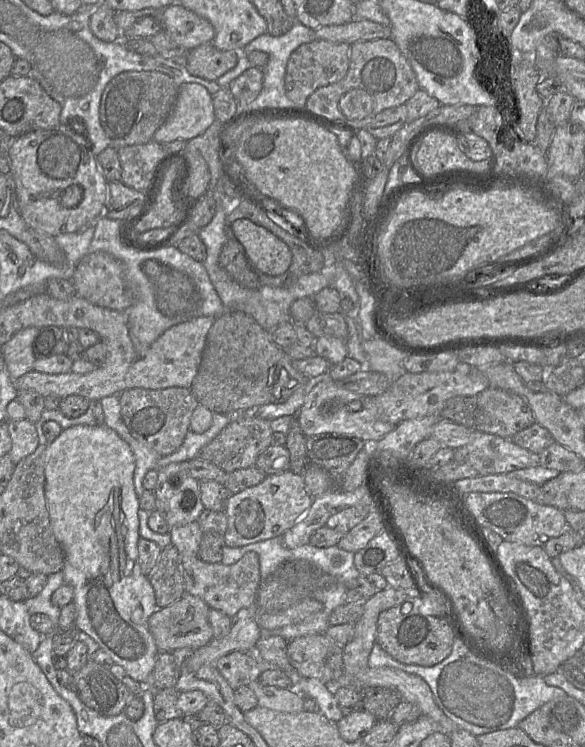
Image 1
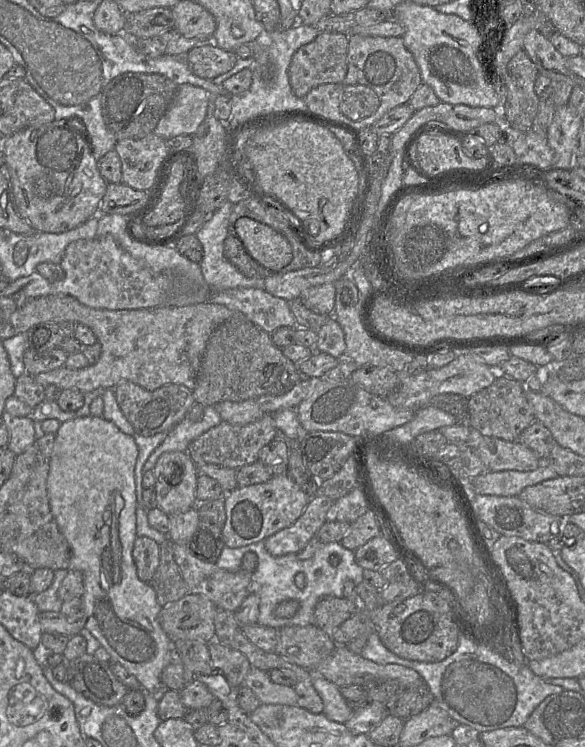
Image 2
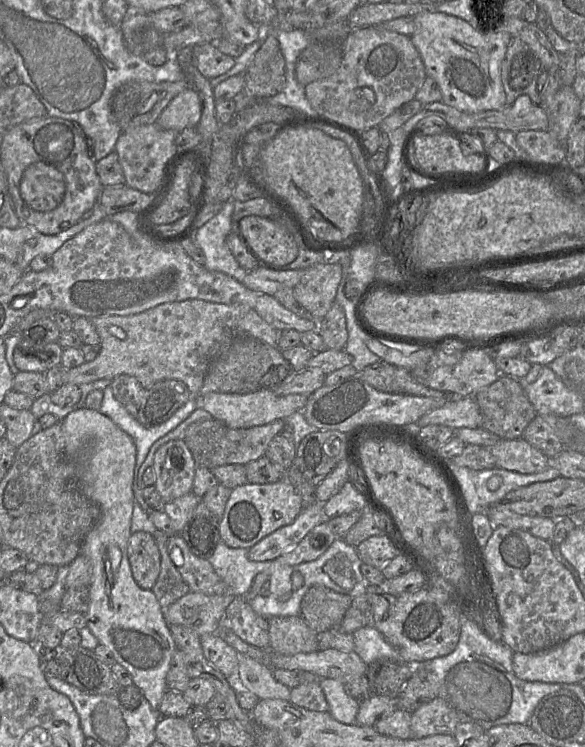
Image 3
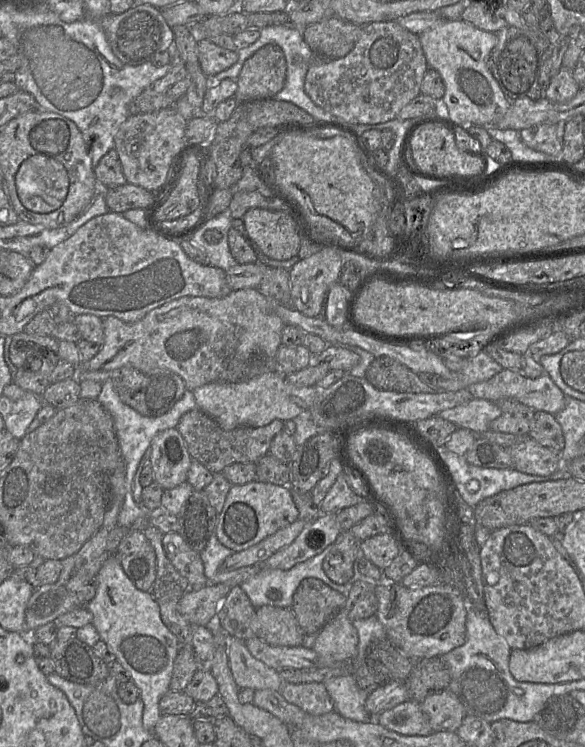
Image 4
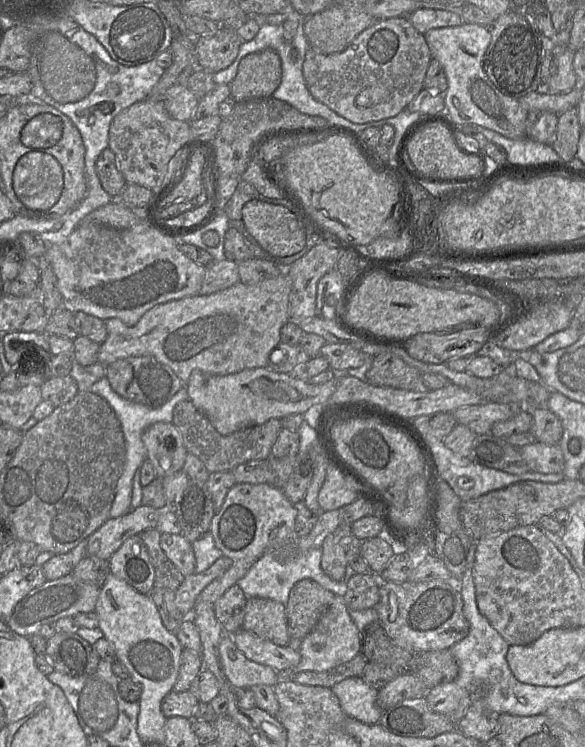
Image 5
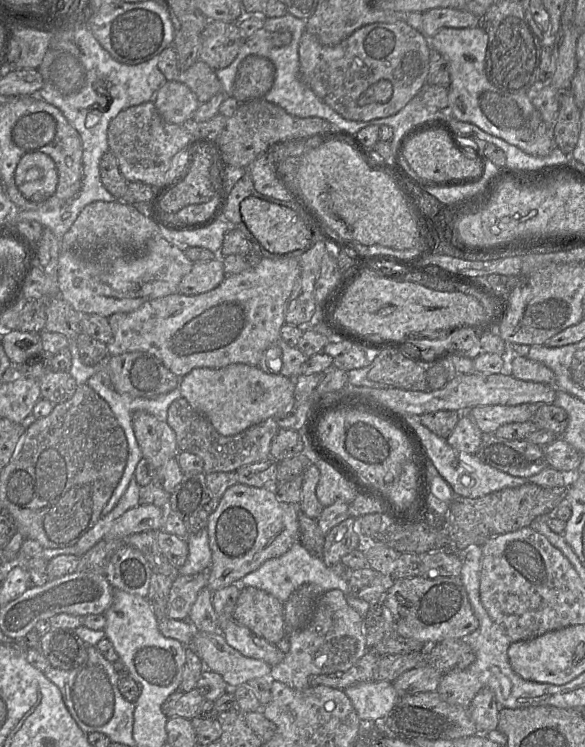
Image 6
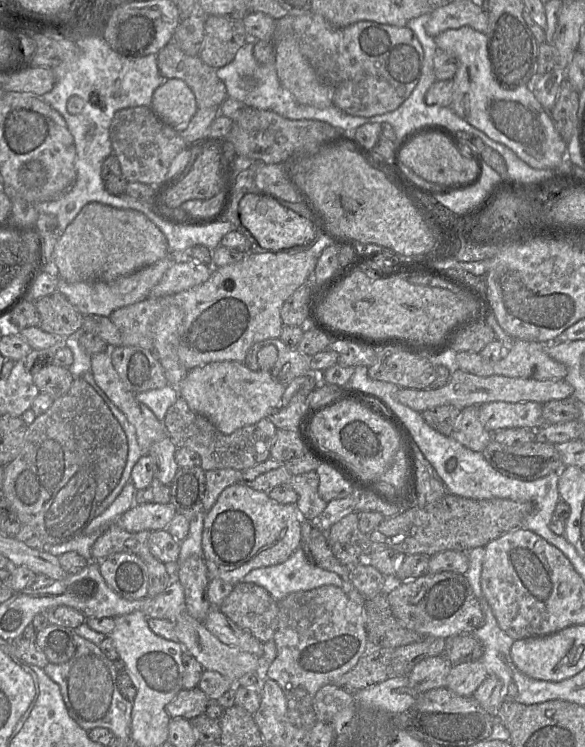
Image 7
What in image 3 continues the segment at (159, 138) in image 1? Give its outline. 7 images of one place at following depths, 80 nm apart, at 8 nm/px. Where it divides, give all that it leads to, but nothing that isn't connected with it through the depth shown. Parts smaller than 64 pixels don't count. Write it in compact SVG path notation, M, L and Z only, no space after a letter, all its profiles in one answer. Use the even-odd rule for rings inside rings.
M192 87L175 96L156 120L163 129L180 132L187 127L196 127L201 117L201 100Z

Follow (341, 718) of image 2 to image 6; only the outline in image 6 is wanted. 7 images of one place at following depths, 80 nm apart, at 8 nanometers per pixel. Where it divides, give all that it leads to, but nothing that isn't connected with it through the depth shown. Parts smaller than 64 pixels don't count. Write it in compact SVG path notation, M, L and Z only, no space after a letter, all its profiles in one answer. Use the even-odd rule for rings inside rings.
M370 681L344 689L364 725L380 723L399 700L392 682Z

